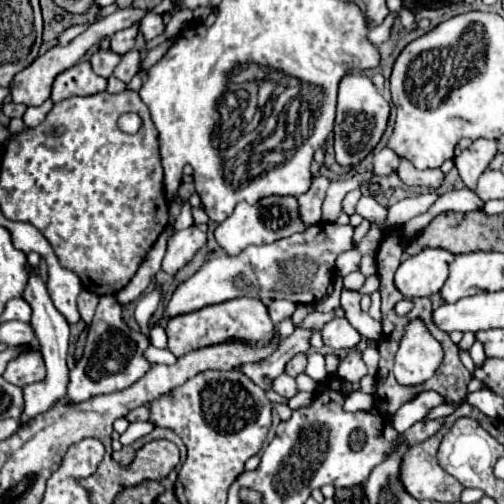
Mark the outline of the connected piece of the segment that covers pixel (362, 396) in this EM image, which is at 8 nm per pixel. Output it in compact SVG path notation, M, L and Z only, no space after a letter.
M361 391L348 394L345 399L347 411L369 411L375 405L375 397Z

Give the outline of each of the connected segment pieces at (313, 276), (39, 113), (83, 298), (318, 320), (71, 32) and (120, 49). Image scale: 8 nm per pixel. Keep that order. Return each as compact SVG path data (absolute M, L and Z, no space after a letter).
M317 223L305 233L295 233L287 239L279 239L269 245L251 245L239 255L217 255L203 263L203 267L179 283L173 291L167 307L163 309L163 321L179 315L199 311L207 305L225 303L237 297L255 297L265 303L273 299L287 299L293 303L317 303L335 275L335 259L339 253L351 249L353 227L337 223Z
M47 99L43 105L39 105L39 107L29 107L27 111L25 111L25 115L23 115L23 123L25 123L25 127L37 127L43 119L45 119L45 115L49 113L49 109L53 107L53 101L51 99Z
M83 289L83 291L79 293L79 299L77 299L79 315L81 315L81 319L87 323L87 327L89 327L89 323L91 323L91 319L93 319L93 313L95 313L97 303L99 303L99 297L97 297L95 293L91 293L91 291L87 291L87 289Z
M335 307L335 309L333 309L333 311L329 311L329 313L313 311L313 313L309 313L309 315L305 317L303 327L317 327L317 329L321 329L321 327L323 327L323 323L331 321L335 315L345 315L345 311L343 311L341 307Z
M84 24L84 25L76 25L68 28L58 37L58 45L61 46L67 45L75 37L83 33L83 31L85 31L88 27L89 24Z
M135 23L135 27L117 31L117 33L111 37L111 51L119 53L119 55L131 51L131 49L135 47L135 37L137 37L137 33L139 33L139 23Z

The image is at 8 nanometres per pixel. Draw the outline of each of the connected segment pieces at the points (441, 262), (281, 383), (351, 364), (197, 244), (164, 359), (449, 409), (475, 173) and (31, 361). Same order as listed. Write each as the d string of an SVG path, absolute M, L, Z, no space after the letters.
M423 249L399 265L395 285L407 299L431 297L447 281L447 267L453 259L455 255L447 249Z
M281 373L281 375L275 379L275 383L273 383L273 391L275 391L275 393L279 393L281 397L285 397L285 399L293 397L293 395L297 393L295 379L293 379L293 377L289 377L287 373Z
M351 351L351 353L341 361L341 365L339 365L339 369L337 369L337 377L341 377L343 381L349 381L349 383L361 381L365 375L367 375L367 367L365 367L359 351Z
M191 225L189 229L175 231L175 235L167 243L167 255L163 259L163 271L167 275L177 275L179 269L183 269L197 251L201 251L207 243L207 235L197 227Z
M149 345L145 357L151 361L151 363L163 363L163 365L171 365L171 363L177 363L177 357L171 355L169 349L155 349L153 345Z
M443 403L429 413L422 419L422 421L429 421L435 418L442 418L449 416L457 407L453 403Z
M477 139L473 145L455 157L455 167L459 169L459 175L467 189L475 189L479 175L485 171L487 163L497 155L497 139Z
M23 349L11 363L7 363L7 369L3 373L3 379L7 379L13 385L25 387L31 383L43 381L47 375L47 369L43 367L43 355L35 349Z

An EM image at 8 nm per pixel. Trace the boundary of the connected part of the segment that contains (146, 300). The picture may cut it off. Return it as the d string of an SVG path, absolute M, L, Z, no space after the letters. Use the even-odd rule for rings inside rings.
M157 285L153 291L149 291L147 295L141 297L141 301L137 303L135 307L135 319L137 323L141 325L141 331L145 335L149 335L149 321L153 317L153 313L157 313L157 307L161 303L161 295L163 295L163 289ZM139 313L139 315L137 315Z

